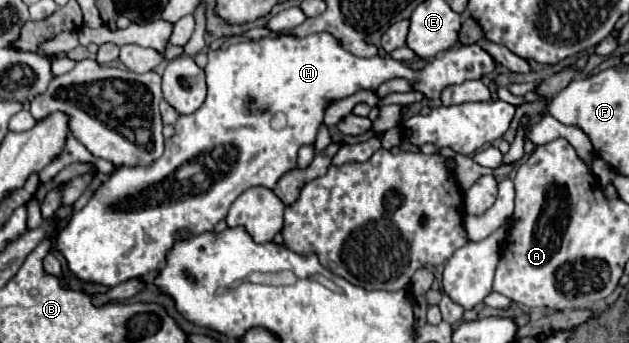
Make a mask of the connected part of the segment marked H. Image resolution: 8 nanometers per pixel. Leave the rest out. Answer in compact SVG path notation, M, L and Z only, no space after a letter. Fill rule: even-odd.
M282 33L280 37L262 37L258 41L242 41L232 43L216 51L208 51L206 65L206 83L208 95L206 101L190 115L180 115L174 123L176 133L166 139L164 155L150 165L134 165L122 167L114 173L106 183L98 187L86 207L76 211L70 221L56 233L56 249L66 259L68 271L86 283L100 283L106 287L120 285L128 279L140 277L148 271L154 271L162 265L166 251L174 243L174 235L180 229L190 231L210 231L214 225L226 217L230 203L242 195L242 191L262 185L274 189L274 183L290 169L296 167L298 149L306 143L314 143L318 127L324 119L324 109L330 101L344 99L360 89L376 91L382 83L404 77L414 83L416 91L422 91L426 99L438 99L442 89L454 83L464 83L468 79L482 79L484 75L494 71L494 59L482 51L478 45L470 47L452 47L440 53L432 63L428 63L422 71L412 71L404 63L392 57L356 57L346 51L334 35L330 33L312 33L308 37L294 37L290 33ZM282 115L284 123L274 127L274 119ZM200 155L208 155L208 175L204 183L186 183L188 175L176 175L178 167L200 159Z

